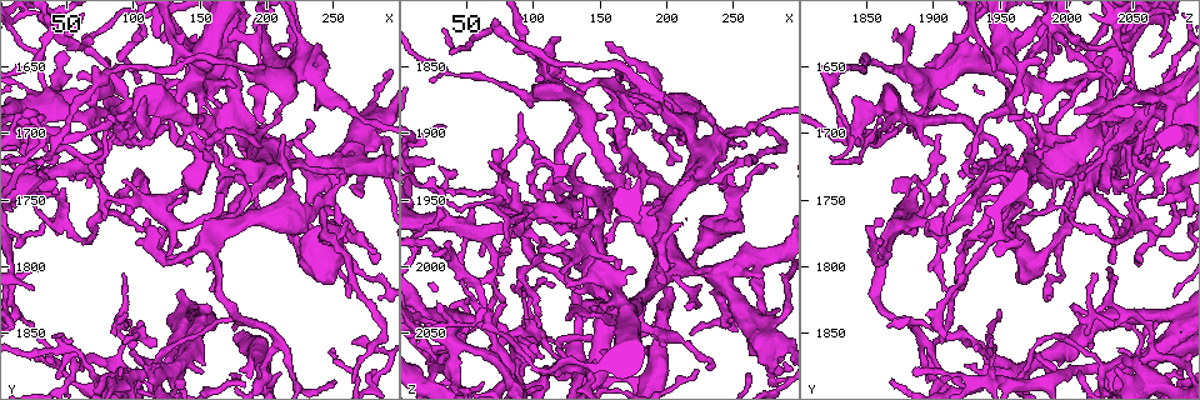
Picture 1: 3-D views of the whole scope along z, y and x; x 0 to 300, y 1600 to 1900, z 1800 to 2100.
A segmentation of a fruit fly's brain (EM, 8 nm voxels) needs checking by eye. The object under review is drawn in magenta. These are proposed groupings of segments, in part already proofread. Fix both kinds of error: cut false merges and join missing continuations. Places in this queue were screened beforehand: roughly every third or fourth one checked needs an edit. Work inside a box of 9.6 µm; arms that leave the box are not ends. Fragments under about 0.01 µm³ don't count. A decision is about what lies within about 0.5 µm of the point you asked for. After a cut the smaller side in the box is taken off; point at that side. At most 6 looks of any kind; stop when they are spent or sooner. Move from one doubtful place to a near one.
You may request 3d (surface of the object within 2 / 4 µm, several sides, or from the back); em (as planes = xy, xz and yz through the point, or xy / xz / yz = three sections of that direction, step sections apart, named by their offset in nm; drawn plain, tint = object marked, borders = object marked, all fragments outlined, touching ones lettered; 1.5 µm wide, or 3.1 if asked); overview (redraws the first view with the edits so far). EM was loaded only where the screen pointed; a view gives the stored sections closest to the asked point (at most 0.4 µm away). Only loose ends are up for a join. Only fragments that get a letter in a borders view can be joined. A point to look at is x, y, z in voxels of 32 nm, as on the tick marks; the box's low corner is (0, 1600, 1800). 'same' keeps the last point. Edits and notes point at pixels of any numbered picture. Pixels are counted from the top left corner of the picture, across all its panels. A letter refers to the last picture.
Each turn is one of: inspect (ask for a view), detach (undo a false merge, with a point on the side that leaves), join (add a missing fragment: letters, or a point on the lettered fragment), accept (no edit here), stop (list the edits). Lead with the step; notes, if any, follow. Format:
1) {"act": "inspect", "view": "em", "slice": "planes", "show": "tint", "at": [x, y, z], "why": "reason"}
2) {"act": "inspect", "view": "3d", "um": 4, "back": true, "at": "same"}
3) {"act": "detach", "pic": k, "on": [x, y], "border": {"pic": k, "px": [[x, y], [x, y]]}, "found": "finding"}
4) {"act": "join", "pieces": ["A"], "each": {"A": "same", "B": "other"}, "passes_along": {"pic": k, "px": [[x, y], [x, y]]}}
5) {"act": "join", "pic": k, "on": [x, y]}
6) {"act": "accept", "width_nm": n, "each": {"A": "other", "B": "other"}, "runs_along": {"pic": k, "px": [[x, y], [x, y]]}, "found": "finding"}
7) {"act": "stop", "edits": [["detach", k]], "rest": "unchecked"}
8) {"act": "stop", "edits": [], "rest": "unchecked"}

{"act": "inspect", "view": "3d", "um": 4, "at": [200, 1882, 1906], "why": "narrows sharply"}

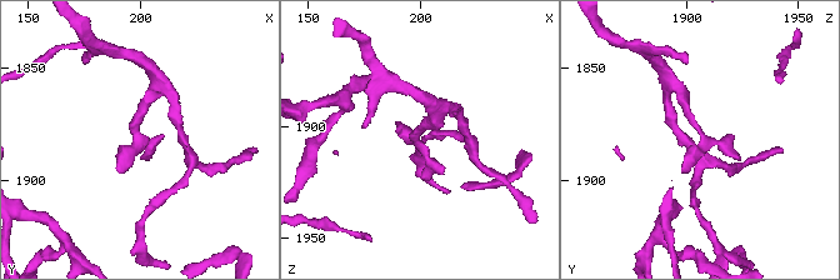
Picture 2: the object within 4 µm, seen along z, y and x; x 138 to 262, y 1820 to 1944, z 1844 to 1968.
{"act": "inspect", "view": "em", "slice": "planes", "show": "borders", "at": [198, 1881, 1907], "why": "now the EM"}

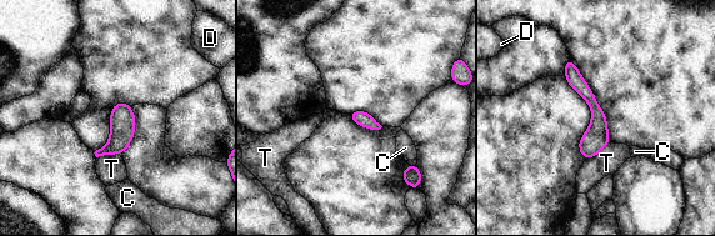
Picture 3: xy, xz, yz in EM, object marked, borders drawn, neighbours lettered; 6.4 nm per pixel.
{"act": "accept", "each": {"C": "other", "D": "other", "T": "other"}, "border": {"pic": 3, "px": [[121, 152], [96, 157]]}, "found": "all the same neuron"}

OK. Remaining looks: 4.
{"act": "inspect", "view": "em", "slice": "planes", "show": "borders", "at": [160, 1634, 1992], "why": "free end"}

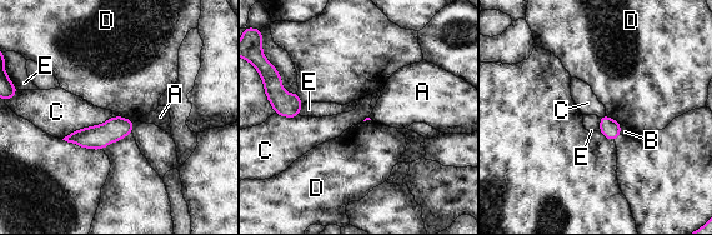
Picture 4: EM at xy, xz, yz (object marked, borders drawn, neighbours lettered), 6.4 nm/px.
{"act": "accept", "each": {"A": "other", "B": "other", "C": "other", "D": "other", "E": "other"}, "border": {"pic": 4, "px": [[304, 103], [299, 110], [300, 115]]}, "found": "no lettered fragment goes on from it"}

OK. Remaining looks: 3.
{"act": "inspect", "view": "em", "slice": "planes", "show": "tint", "at": [282, 1688, 2062], "why": "branch point"}

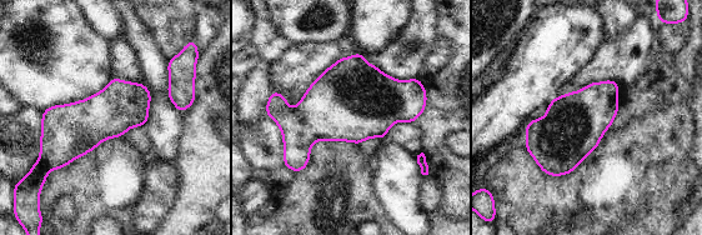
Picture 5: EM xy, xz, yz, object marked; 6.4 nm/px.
{"act": "inspect", "view": "em", "slice": "planes", "show": "borders", "at": "same", "why": "what lies round it"}

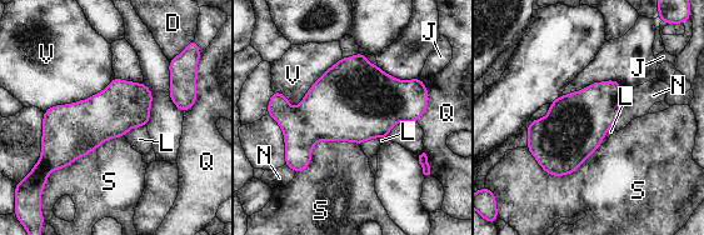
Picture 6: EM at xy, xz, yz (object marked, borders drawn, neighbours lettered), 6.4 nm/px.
{"act": "accept", "each": {"D": "other", "J": "other", "L": "other", "N": "other", "Q": "other", "S": "other", "V": "other"}, "border": {"pic": 6, "px": [[600, 144], [562, 175], [527, 148]]}, "found": "all the same neuron"}

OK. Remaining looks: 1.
{"act": "stop", "edits": [], "rest": "unchecked"}

